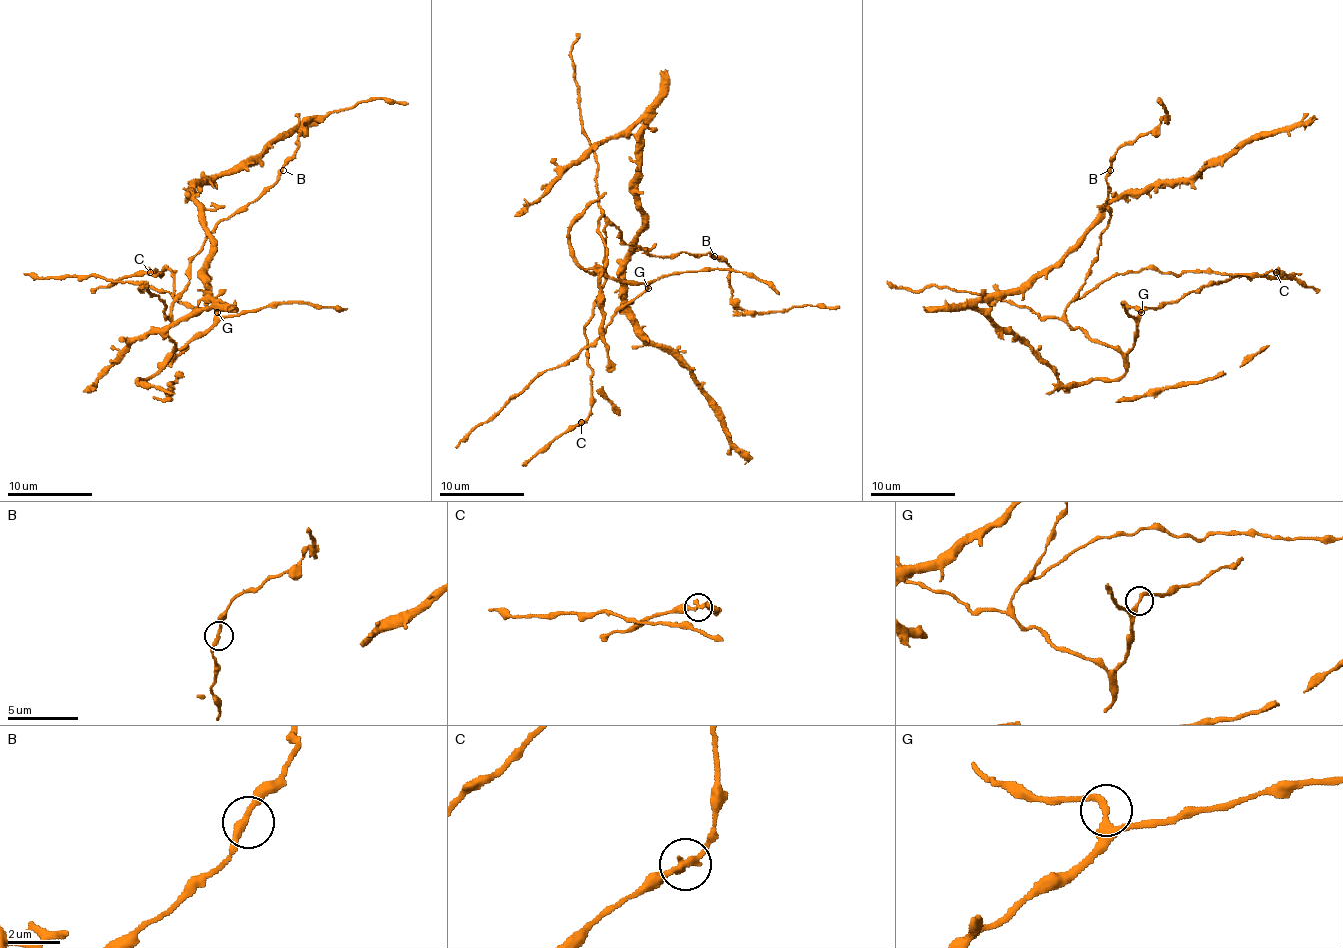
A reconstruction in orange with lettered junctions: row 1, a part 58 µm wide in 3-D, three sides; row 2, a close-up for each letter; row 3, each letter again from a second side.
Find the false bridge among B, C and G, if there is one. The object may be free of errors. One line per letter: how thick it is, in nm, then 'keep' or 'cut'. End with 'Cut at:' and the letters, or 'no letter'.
B: calibre 260 nm; keep
C: calibre 260 nm; keep
G: calibre 240 nm; keep
Cut at: no letter

